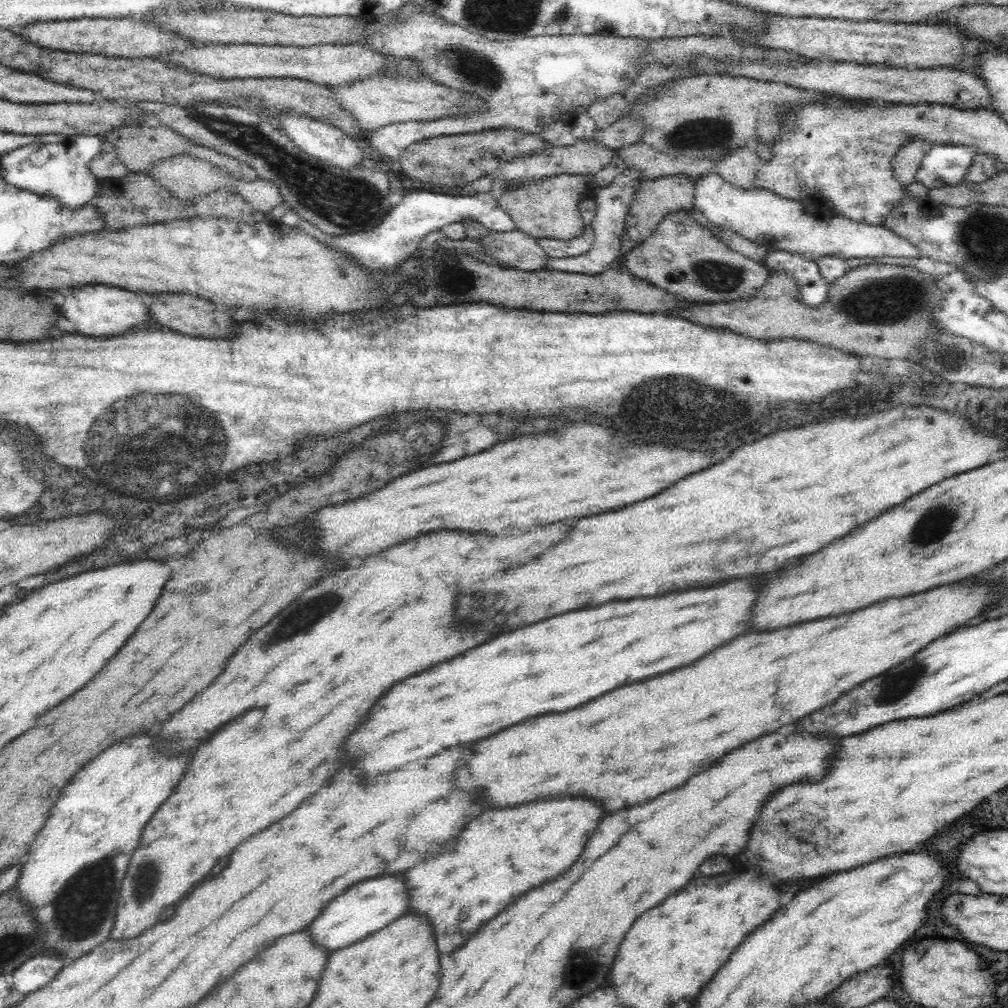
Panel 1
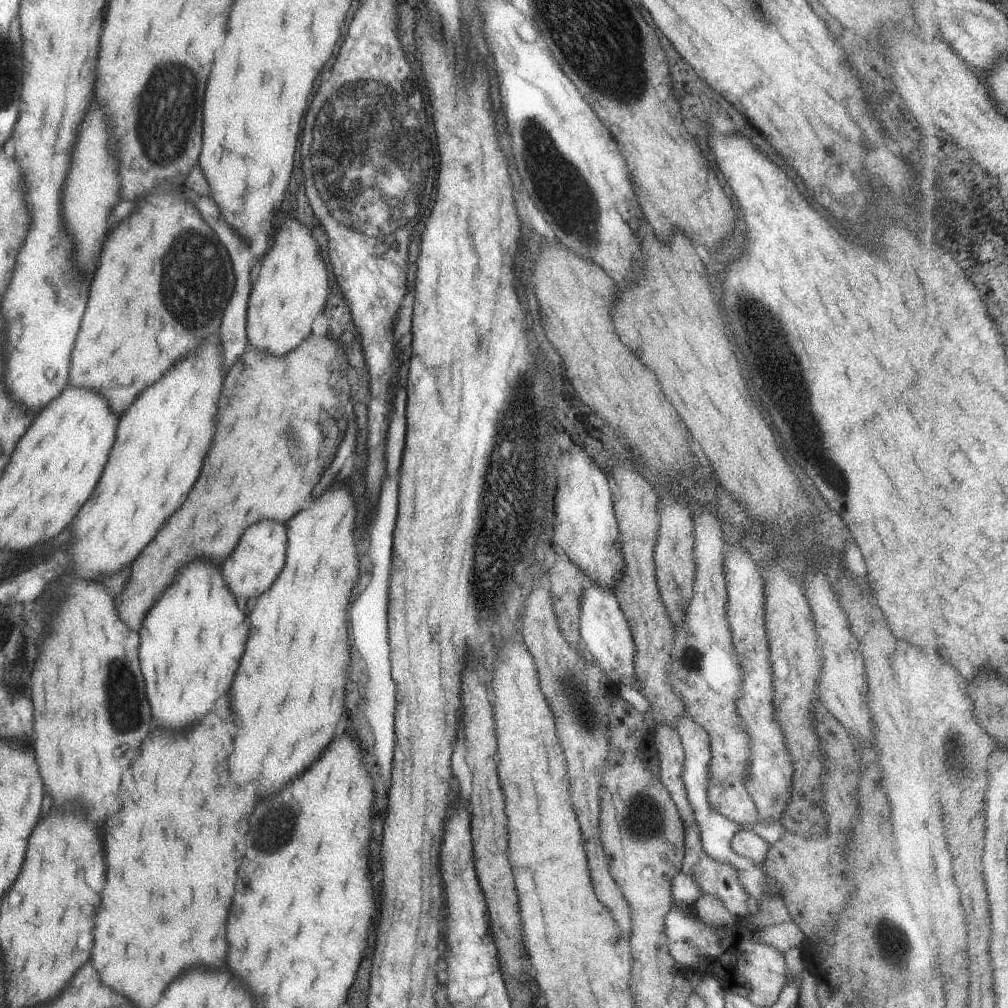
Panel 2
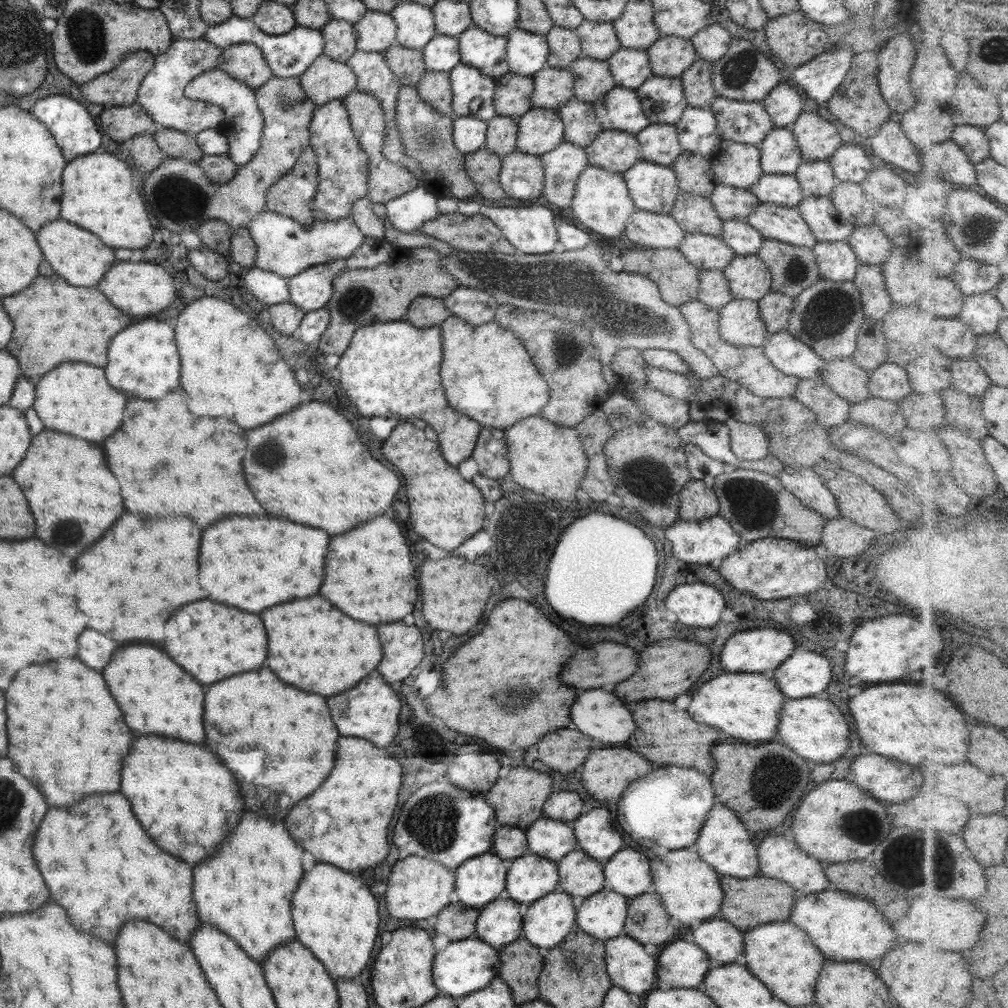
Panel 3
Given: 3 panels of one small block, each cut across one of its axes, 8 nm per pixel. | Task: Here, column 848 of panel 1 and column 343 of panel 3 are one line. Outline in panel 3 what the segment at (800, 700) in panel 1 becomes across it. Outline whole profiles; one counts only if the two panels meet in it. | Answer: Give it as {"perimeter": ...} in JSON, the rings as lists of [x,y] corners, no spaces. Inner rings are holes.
{"perimeter":[[[317,594],[259,612],[267,632],[267,666],[283,682],[319,696],[347,690],[376,668],[382,652],[375,626],[355,622]]]}

